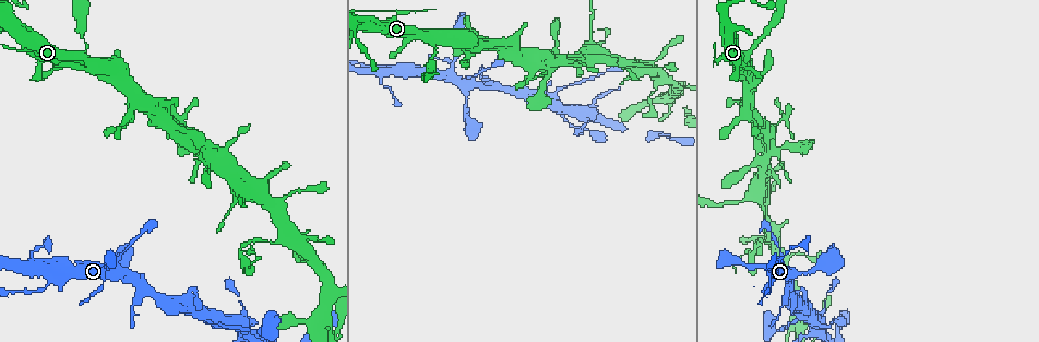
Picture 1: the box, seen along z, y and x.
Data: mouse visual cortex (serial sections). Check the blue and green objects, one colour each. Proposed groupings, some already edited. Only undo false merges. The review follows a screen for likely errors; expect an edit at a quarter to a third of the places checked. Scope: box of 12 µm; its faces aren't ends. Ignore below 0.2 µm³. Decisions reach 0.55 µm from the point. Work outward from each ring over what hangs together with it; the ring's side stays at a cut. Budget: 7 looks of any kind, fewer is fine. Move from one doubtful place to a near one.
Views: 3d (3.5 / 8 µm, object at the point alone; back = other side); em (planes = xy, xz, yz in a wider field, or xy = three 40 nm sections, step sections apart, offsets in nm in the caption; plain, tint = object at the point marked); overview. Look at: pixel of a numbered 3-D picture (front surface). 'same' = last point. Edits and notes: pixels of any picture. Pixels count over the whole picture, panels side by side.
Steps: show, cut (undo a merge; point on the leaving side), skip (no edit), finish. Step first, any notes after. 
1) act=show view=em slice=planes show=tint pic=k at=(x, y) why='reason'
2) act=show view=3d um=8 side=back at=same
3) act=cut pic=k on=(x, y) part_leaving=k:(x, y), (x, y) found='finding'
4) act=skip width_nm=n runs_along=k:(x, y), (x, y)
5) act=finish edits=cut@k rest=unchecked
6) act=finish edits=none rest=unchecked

act=show view=3d um=3.5 pic=1 at=(53, 269) why='three-way junction'

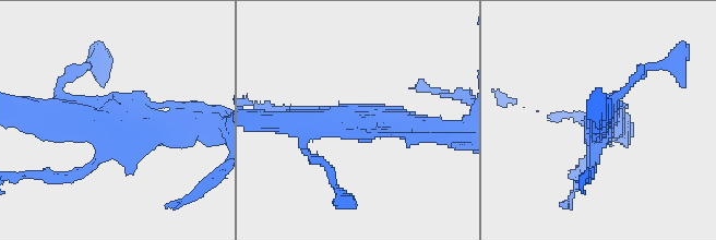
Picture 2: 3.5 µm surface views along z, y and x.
act=show view=em slice=xy step=5 show=plain pic=2 at=(360, 118) why='now the EM'

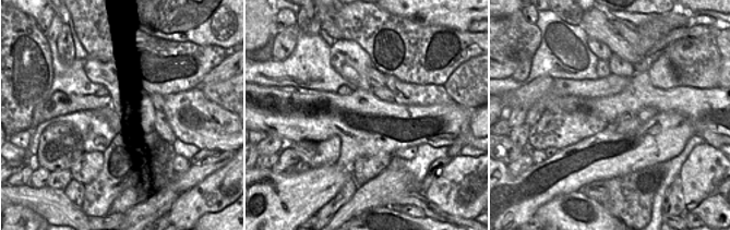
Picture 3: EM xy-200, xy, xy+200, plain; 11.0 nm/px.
act=show view=em slice=xy step=5 show=tint at=same

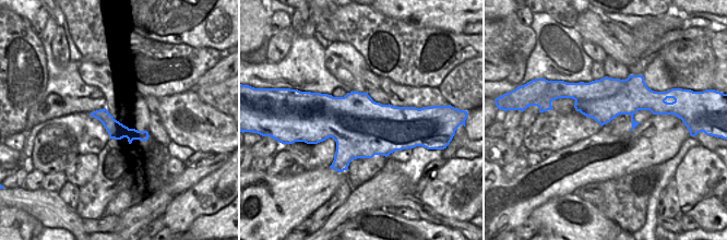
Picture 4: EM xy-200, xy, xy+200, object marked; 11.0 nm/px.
act=skip runs_along=2:(187, 122), (43, 112) found='continuous, no second cell'

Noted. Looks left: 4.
act=show view=3d um=3.5 pic=1 at=(746, 61) why='sudden change in width'

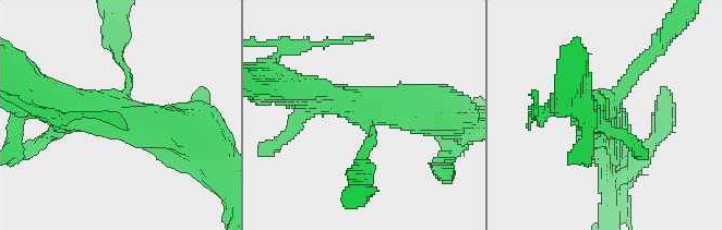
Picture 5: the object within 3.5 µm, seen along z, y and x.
act=show view=em slice=xy step=5 show=tint pic=5 at=(124, 112) arms=3 arm_widths_nm=150,450,600 why='shape alone is not enough'

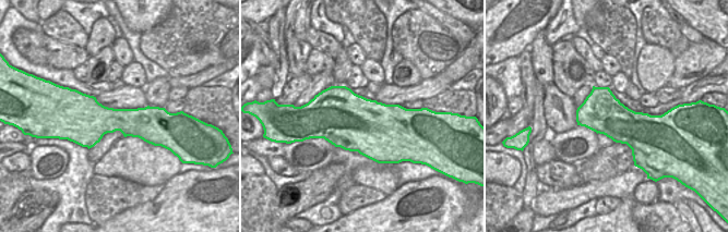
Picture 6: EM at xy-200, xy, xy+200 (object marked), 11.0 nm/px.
act=skip runs_along=5:(53, 108), (130, 114), (194, 135) found='all the same cell'

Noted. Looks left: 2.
act=show view=em slice=xy step=3 show=tint pic=1 at=(747, 198) why='branch point'

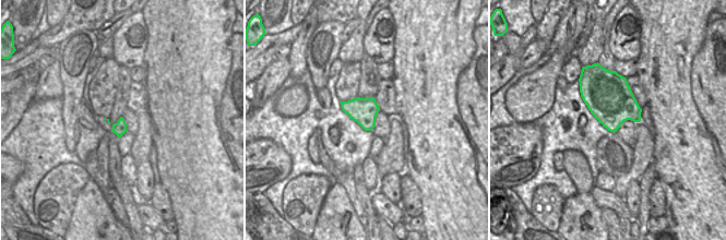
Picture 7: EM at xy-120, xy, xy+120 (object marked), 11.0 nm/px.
act=show view=3d um=3.5 at=same why='wider look'

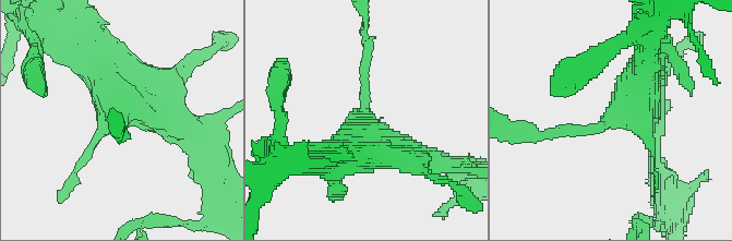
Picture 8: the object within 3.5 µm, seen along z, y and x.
act=skip runs_along=8:(91, 41), (121, 101), (184, 125) found='continuous, no second cell'

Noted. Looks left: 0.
act=finish edits=none rest=unchecked

